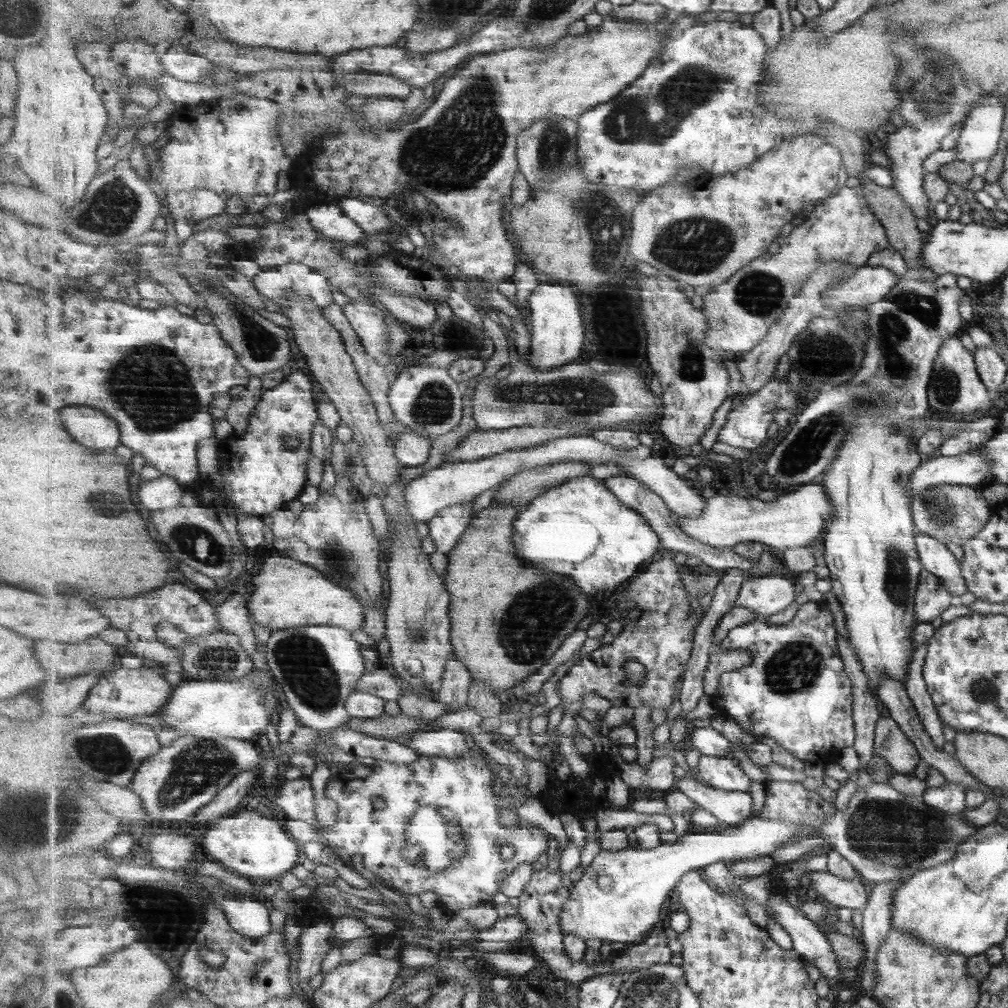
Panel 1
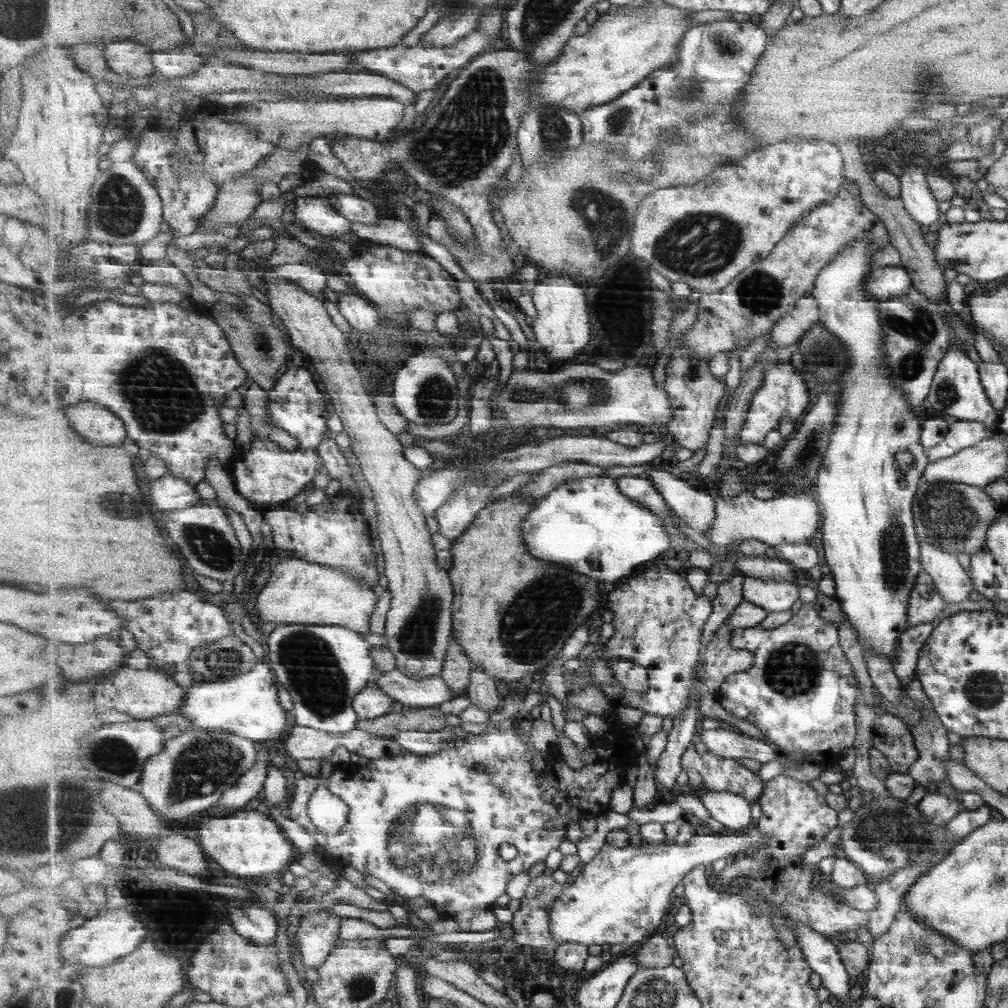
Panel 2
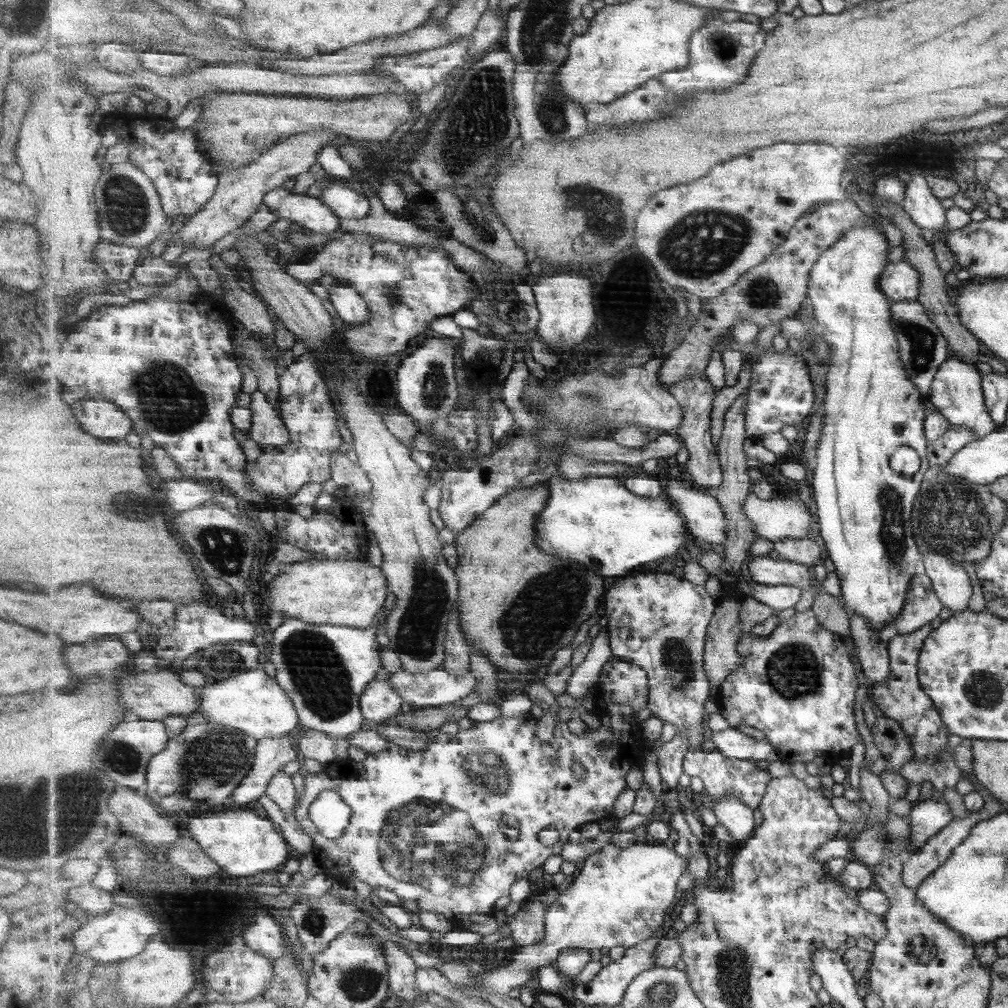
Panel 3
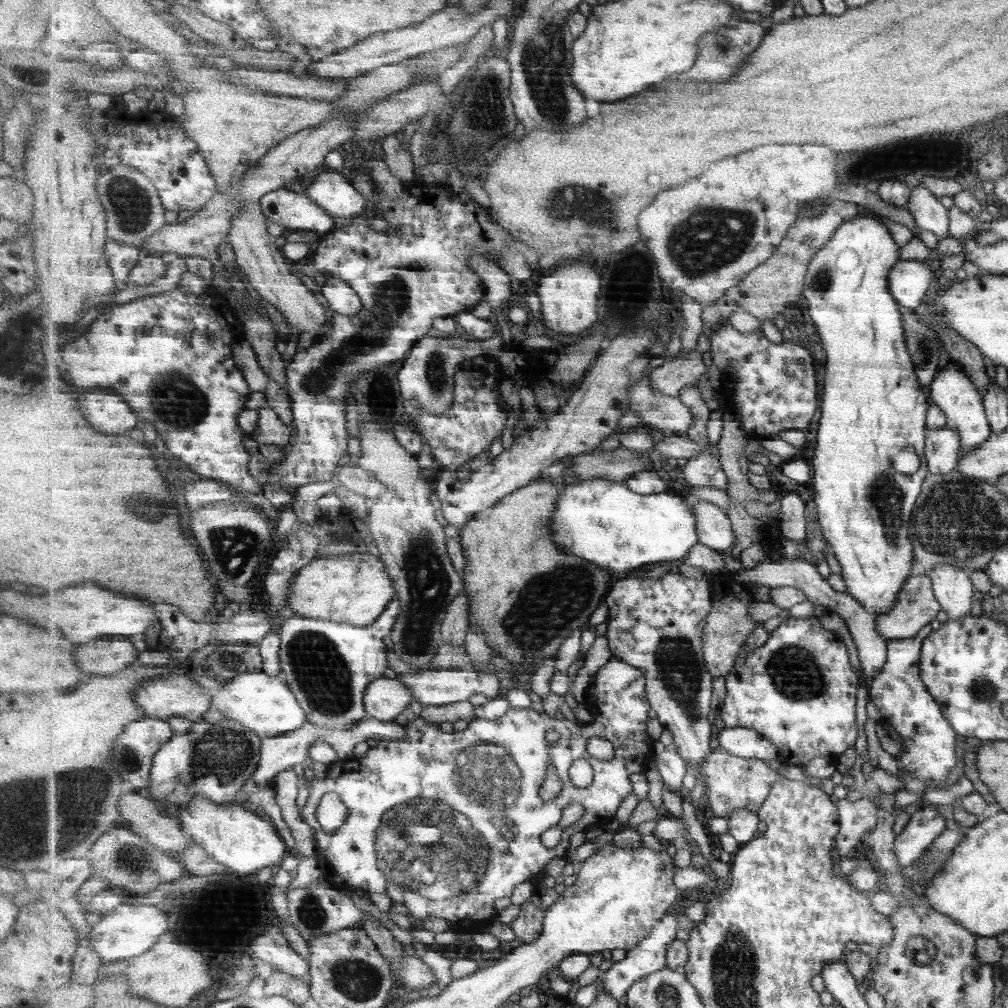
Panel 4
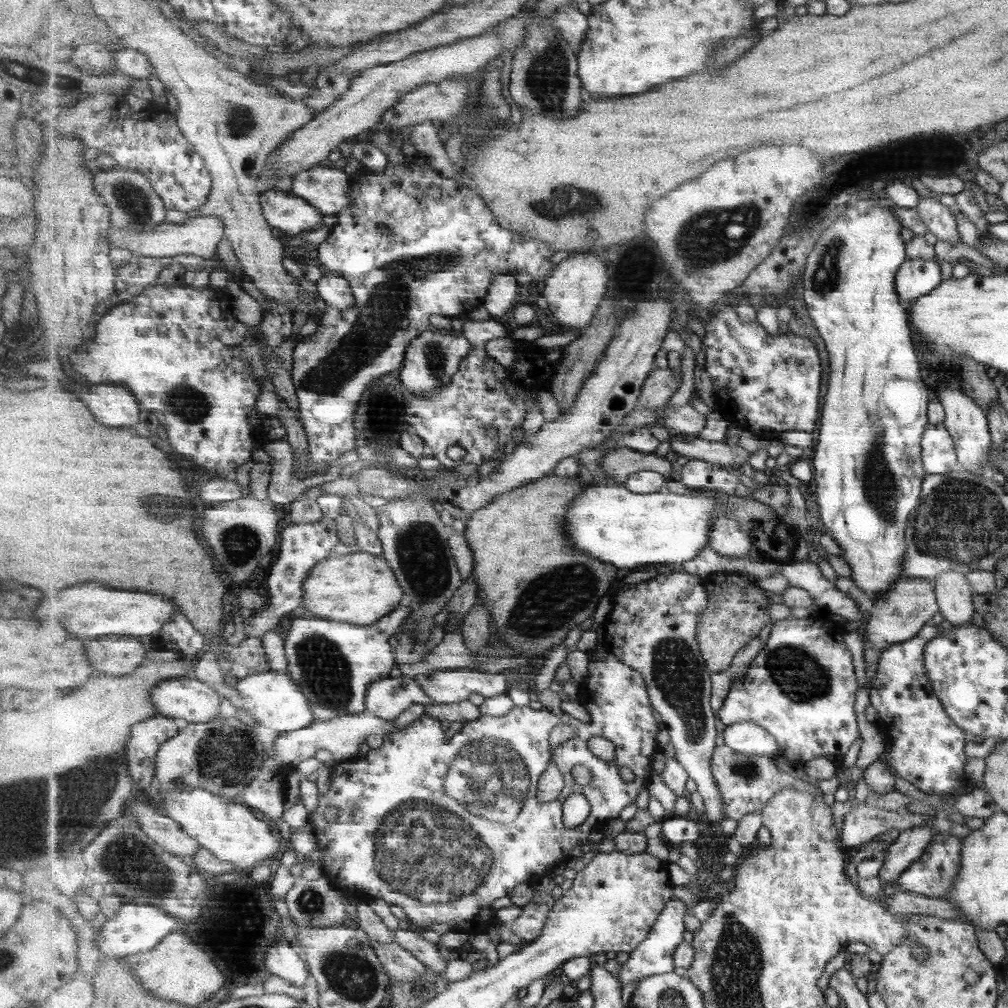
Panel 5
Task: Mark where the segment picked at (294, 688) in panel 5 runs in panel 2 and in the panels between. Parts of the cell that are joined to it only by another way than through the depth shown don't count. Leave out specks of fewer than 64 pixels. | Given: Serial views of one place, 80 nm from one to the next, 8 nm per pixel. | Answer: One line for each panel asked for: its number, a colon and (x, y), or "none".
2: (248, 705)
3: (253, 702)
4: (265, 704)

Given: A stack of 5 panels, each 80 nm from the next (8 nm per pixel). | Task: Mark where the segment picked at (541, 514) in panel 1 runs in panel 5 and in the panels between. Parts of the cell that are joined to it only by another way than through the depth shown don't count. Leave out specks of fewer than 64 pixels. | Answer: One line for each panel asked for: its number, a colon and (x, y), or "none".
2: (587, 524)
3: (597, 520)
4: (603, 521)
5: (607, 521)

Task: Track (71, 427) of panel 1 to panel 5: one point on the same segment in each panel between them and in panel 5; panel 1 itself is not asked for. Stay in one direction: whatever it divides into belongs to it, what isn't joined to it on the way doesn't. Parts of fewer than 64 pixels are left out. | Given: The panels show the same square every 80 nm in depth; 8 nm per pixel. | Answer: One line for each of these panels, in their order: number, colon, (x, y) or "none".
2: (102, 427)
3: (103, 419)
4: (110, 413)
5: (116, 406)

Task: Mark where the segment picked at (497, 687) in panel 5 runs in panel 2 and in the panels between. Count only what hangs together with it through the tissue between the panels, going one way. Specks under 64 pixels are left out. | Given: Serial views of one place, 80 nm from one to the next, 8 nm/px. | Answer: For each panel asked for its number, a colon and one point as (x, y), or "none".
2: (417, 694)
3: (435, 688)
4: (434, 687)

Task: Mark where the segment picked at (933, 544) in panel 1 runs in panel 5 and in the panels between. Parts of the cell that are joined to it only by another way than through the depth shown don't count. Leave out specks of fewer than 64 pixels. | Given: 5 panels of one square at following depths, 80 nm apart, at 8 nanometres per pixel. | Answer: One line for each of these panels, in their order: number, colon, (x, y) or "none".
2: (952, 582)
3: (951, 584)
4: (952, 588)
5: (952, 590)

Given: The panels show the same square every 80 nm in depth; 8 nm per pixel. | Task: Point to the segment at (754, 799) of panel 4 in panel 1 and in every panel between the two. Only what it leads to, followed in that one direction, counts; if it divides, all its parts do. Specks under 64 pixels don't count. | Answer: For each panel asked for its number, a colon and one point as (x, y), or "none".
1: (723, 773)
2: (718, 774)
3: (723, 777)

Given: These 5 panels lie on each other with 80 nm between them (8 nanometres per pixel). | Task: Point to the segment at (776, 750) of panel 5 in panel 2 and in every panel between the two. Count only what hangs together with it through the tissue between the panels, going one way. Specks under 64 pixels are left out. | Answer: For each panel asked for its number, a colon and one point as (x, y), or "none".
2: (726, 744)
3: (732, 742)
4: (744, 742)

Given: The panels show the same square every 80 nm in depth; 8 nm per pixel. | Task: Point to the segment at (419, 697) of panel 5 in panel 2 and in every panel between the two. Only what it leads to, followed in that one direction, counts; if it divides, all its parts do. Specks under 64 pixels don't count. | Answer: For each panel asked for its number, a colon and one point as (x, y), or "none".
2: (371, 702)
3: (380, 702)
4: (386, 699)

